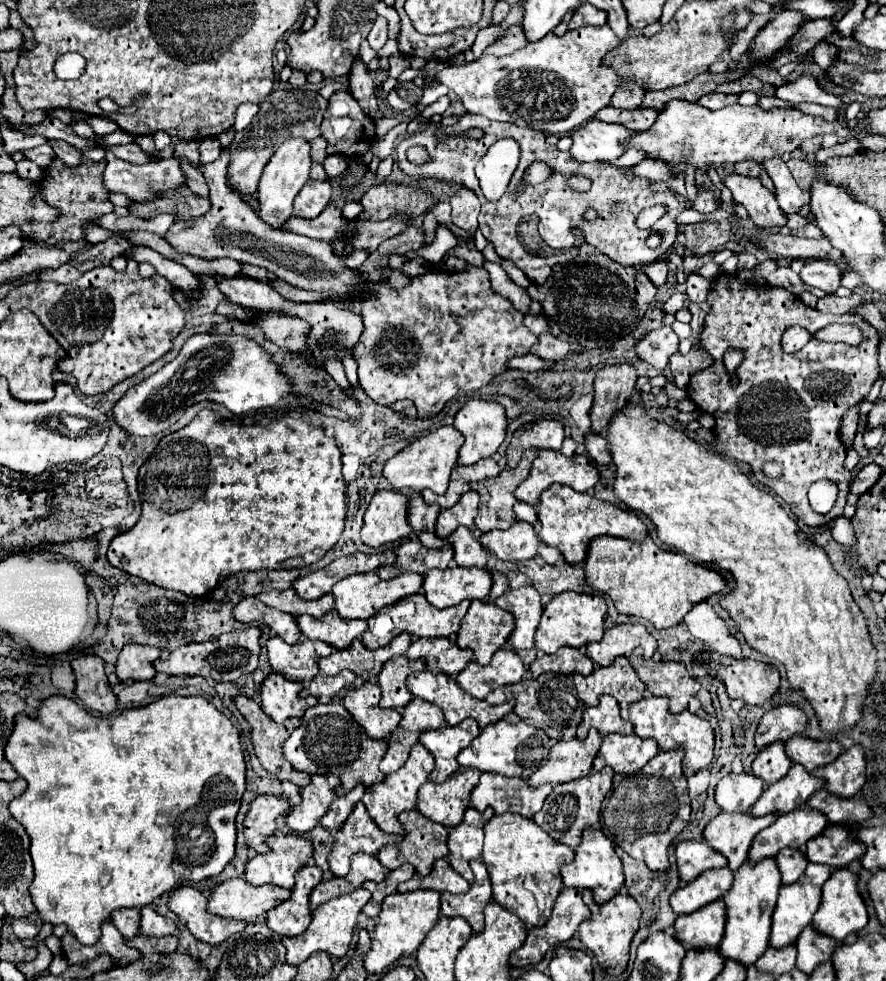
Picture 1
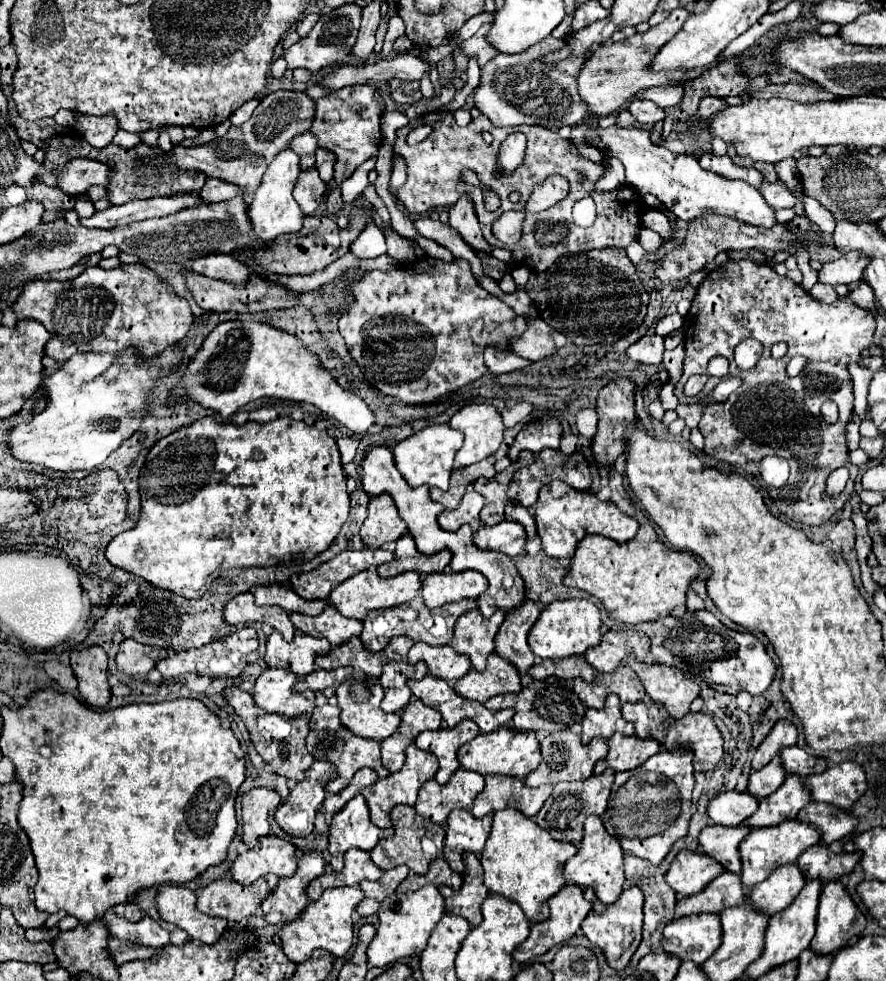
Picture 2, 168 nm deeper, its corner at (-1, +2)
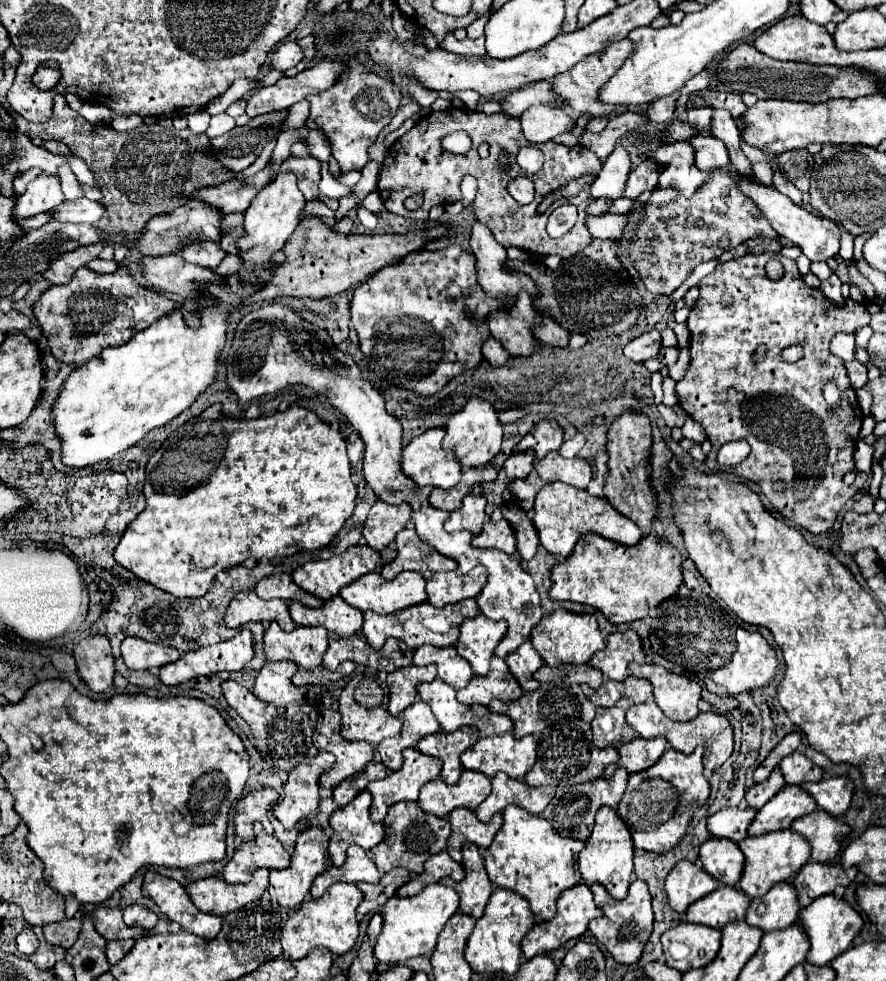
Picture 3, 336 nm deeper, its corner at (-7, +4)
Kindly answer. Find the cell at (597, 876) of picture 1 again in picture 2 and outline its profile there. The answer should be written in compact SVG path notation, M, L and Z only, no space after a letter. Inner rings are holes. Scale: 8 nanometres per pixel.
M589 816L585 820L585 836L579 844L577 854L573 858L569 858L569 862L565 864L565 880L571 884L577 884L581 888L585 888L585 886L593 888L597 898L603 904L613 904L619 898L619 894L623 892L623 884L625 884L623 850L621 850L619 842L615 840L615 836L607 834L599 816Z

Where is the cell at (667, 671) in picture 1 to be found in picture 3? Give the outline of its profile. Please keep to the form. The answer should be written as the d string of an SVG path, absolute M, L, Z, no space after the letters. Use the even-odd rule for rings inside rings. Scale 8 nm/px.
M633 662L629 664L629 674L653 684L655 702L667 718L675 722L689 722L699 714L697 702L701 698L701 686L695 680L673 674L657 664L647 666Z

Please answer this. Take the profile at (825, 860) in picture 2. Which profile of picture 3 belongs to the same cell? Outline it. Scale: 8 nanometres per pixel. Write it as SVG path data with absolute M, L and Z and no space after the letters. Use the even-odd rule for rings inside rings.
M807 862L801 872L795 876L793 886L797 892L799 906L805 908L809 906L815 898L833 894L837 886L849 886L851 876L847 870L841 866L831 866L831 864L817 864L817 862Z

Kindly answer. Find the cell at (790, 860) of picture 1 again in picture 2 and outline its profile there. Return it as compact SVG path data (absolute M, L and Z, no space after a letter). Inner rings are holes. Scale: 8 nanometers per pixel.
M791 862L791 866L779 866L767 882L761 882L759 886L751 888L749 898L757 906L757 910L767 912L767 914L777 914L779 910L787 908L791 900L801 892L805 886L803 874L799 874L799 866Z

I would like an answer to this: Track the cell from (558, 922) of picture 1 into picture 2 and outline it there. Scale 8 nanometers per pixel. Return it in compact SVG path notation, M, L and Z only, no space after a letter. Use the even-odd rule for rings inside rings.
M565 884L557 894L555 898L549 900L549 908L551 908L551 916L545 920L545 922L539 922L539 924L533 924L531 926L531 934L529 938L517 946L517 950L513 952L513 960L525 964L529 960L533 960L535 956L541 956L545 954L549 948L553 948L555 944L563 944L567 942L569 938L575 936L575 932L579 930L581 922L587 918L587 914L591 912L591 902L583 898L583 890L575 884Z

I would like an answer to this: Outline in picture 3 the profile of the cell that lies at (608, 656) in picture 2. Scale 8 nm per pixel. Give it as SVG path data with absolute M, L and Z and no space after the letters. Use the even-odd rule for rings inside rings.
M633 630L609 634L607 646L593 656L591 666L599 668L609 680L623 682L627 678L629 662L637 662L637 664L645 662L641 640Z

